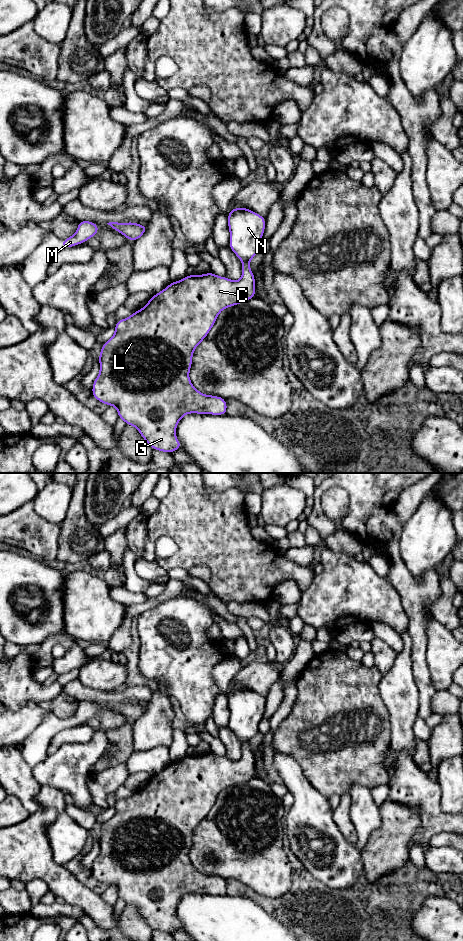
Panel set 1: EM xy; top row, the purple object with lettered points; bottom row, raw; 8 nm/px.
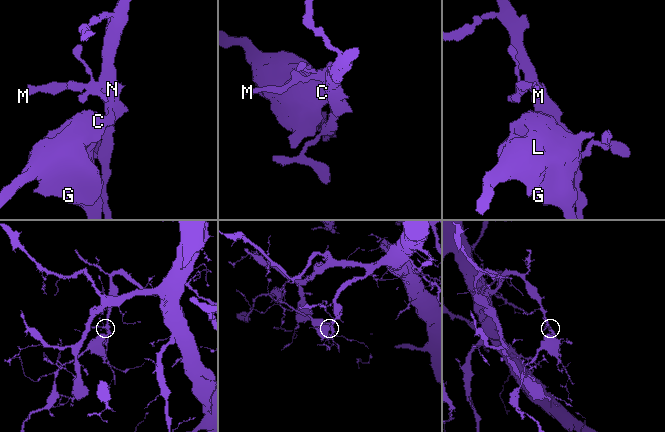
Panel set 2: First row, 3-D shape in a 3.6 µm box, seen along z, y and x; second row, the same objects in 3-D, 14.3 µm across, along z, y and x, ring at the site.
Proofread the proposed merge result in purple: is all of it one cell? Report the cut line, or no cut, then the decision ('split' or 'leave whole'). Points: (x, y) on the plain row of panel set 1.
xy (242, 740), (248, 741) | split

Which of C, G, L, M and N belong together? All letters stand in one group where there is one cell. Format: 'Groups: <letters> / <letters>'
Groups: C G L / M N

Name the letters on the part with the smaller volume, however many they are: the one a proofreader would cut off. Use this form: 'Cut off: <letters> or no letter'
Cut off: C, G, L

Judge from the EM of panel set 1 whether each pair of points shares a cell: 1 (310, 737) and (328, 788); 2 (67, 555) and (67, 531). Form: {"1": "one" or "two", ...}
{"1": "one", "2": "one"}

